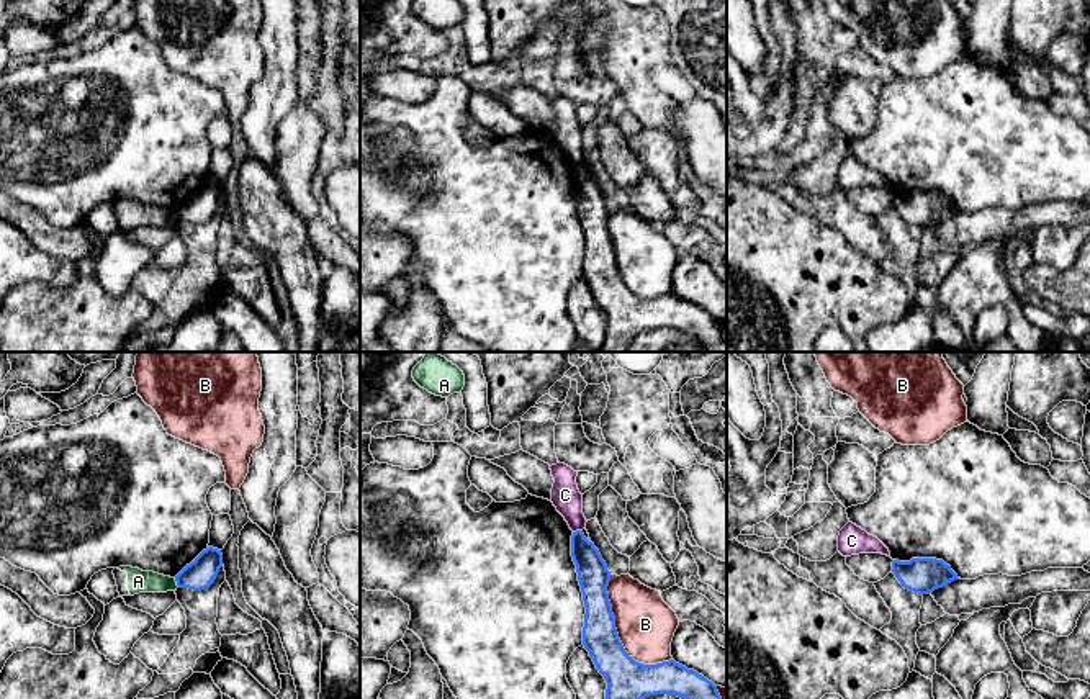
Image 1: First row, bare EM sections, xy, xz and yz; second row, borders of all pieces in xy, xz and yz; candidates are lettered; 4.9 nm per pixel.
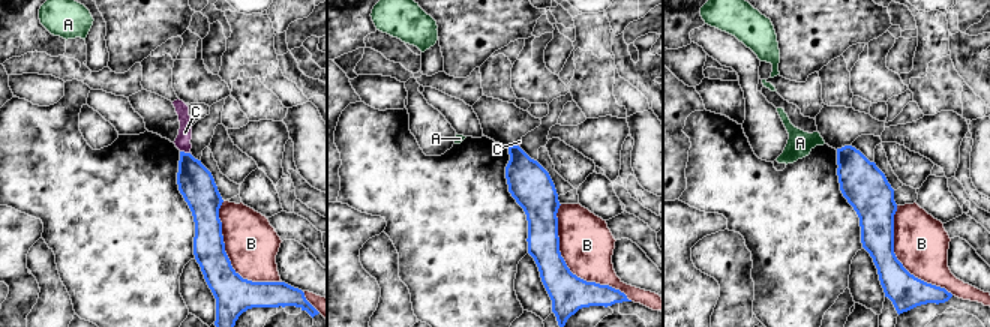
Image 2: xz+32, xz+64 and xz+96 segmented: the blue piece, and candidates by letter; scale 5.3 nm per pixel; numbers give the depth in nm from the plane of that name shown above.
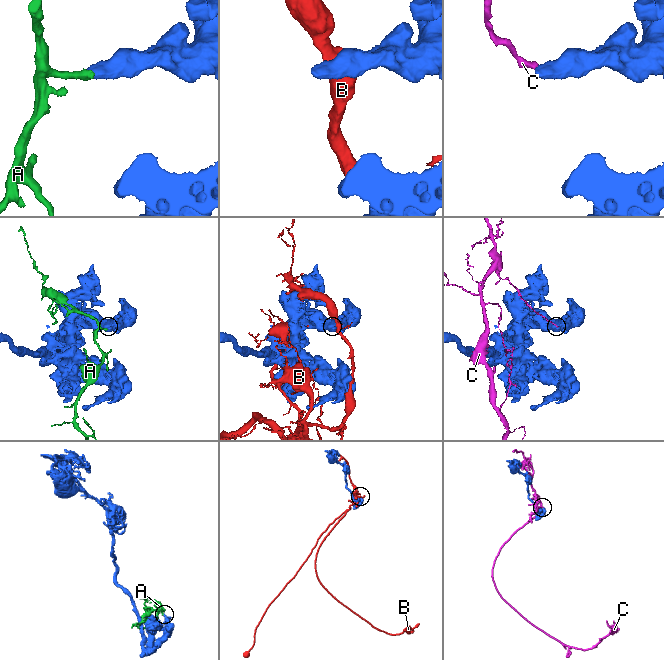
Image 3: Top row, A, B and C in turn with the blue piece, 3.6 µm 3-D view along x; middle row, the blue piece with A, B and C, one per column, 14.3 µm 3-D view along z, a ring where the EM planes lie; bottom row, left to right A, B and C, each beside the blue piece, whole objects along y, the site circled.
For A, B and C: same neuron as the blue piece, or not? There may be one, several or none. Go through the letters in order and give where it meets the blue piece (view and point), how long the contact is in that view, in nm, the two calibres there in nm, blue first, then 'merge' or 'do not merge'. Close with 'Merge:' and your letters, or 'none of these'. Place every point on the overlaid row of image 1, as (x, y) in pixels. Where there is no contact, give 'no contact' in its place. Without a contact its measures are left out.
A: xy (177, 583) | 50 nm | 150/110 nm | do not merge
B: xz (617, 635) | 500 nm | 200/280 nm | do not merge
C: xz (576, 531) | 50 nm | 160/140 nm | do not merge
Merge: none of these

